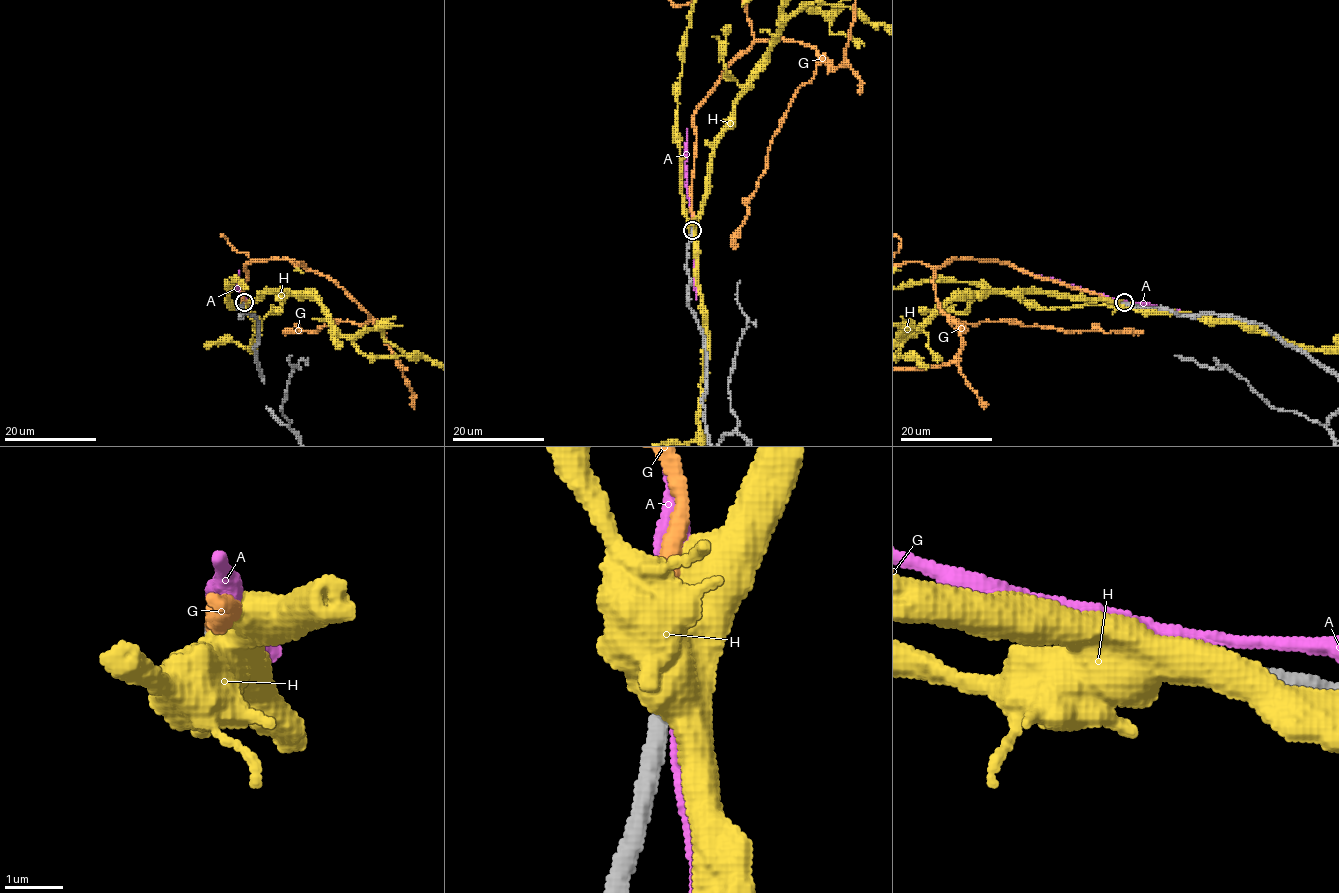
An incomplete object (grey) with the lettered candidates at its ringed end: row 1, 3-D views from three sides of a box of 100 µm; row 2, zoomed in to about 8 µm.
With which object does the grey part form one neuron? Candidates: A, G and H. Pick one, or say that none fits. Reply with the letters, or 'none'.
G

